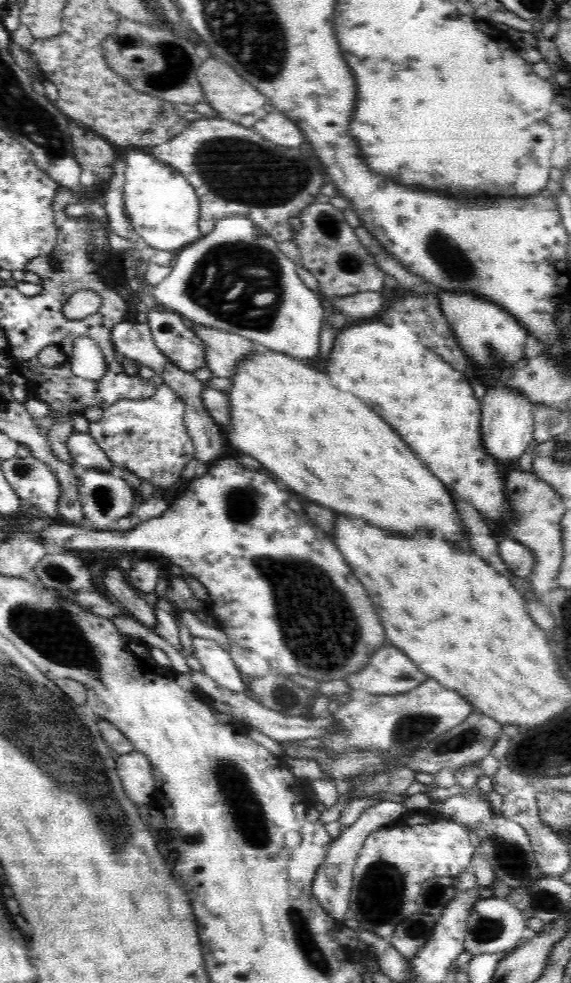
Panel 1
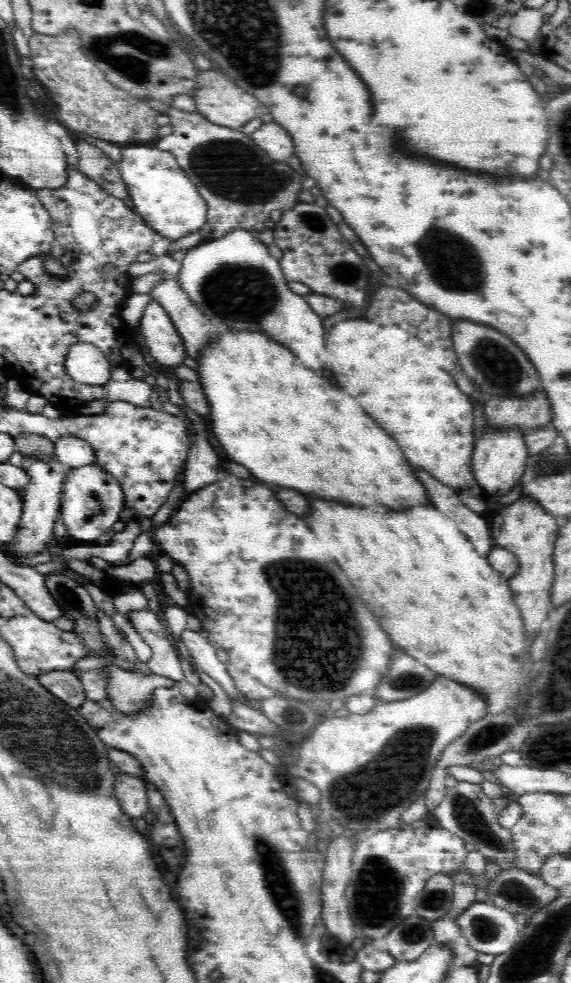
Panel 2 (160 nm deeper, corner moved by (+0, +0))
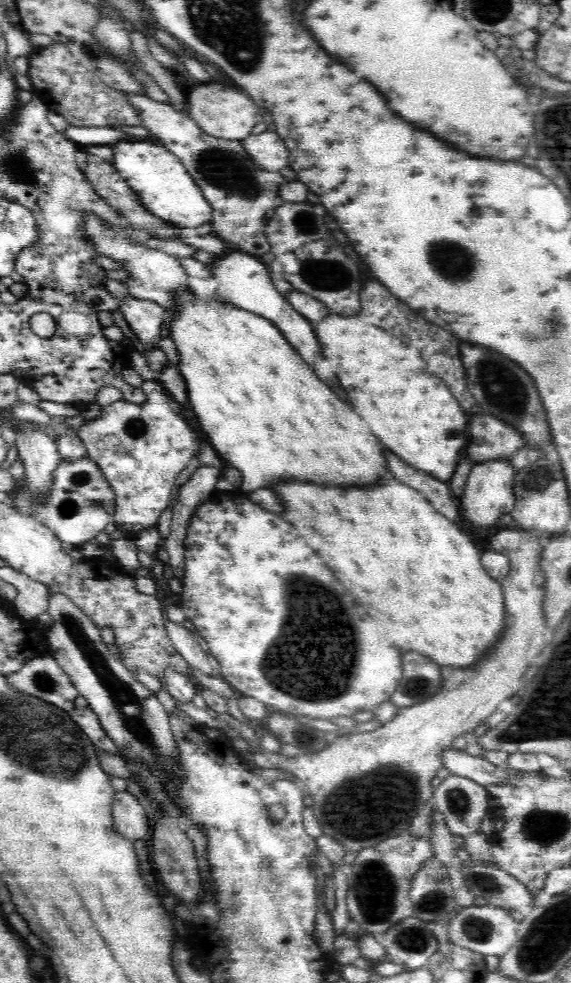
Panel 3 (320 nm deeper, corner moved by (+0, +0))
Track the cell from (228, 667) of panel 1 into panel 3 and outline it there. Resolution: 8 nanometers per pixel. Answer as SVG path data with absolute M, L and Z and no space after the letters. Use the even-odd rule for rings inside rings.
M166 621L167 637L175 649L185 658L193 668L202 670L204 674L214 675L215 670L208 663L208 653L198 644L198 636L194 631L172 621Z

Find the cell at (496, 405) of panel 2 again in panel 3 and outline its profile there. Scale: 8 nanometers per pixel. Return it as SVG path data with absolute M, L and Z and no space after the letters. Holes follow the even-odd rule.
M491 413L474 414L474 418L470 417L469 443L466 452L473 465L488 462L489 459L509 458L513 452L526 445L526 436L520 434L514 426L508 426L502 418L496 418Z

